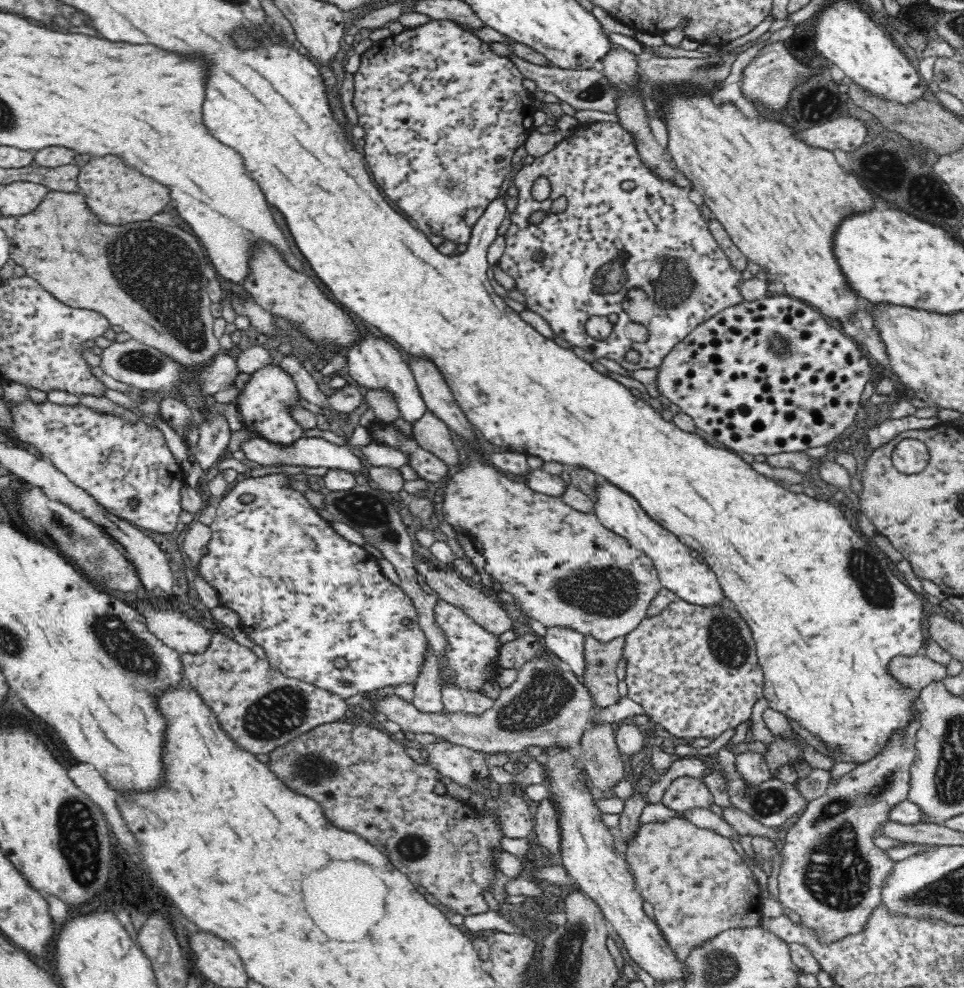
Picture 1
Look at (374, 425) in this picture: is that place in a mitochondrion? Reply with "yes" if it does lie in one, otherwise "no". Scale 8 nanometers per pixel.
no

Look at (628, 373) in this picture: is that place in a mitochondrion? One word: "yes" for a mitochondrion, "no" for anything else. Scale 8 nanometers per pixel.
no

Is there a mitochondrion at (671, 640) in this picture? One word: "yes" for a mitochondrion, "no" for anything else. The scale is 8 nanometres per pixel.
no

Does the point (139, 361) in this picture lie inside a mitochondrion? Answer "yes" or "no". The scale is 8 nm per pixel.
yes

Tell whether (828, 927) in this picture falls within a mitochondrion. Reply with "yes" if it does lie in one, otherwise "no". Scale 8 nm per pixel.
yes

